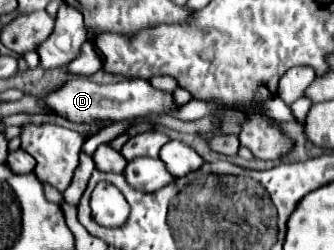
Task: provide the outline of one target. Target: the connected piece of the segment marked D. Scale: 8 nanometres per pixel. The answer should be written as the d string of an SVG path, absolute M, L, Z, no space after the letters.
M72 77L66 83L62 83L58 89L54 89L54 93L48 93L40 99L52 113L72 123L124 121L124 119L132 119L132 117L140 117L148 113L168 113L176 107L172 103L172 93L158 91L148 81L142 81L142 79L126 79L126 81L118 81L110 85L98 85L86 77Z

